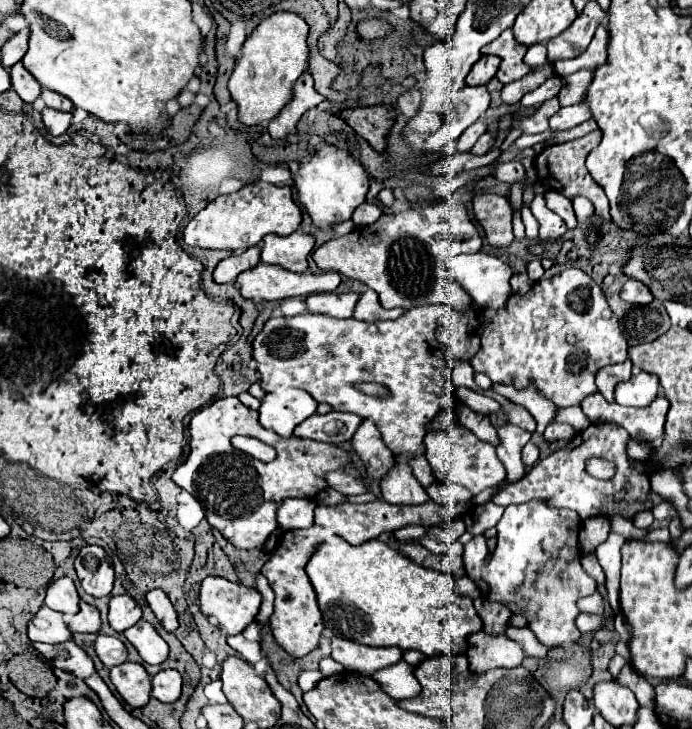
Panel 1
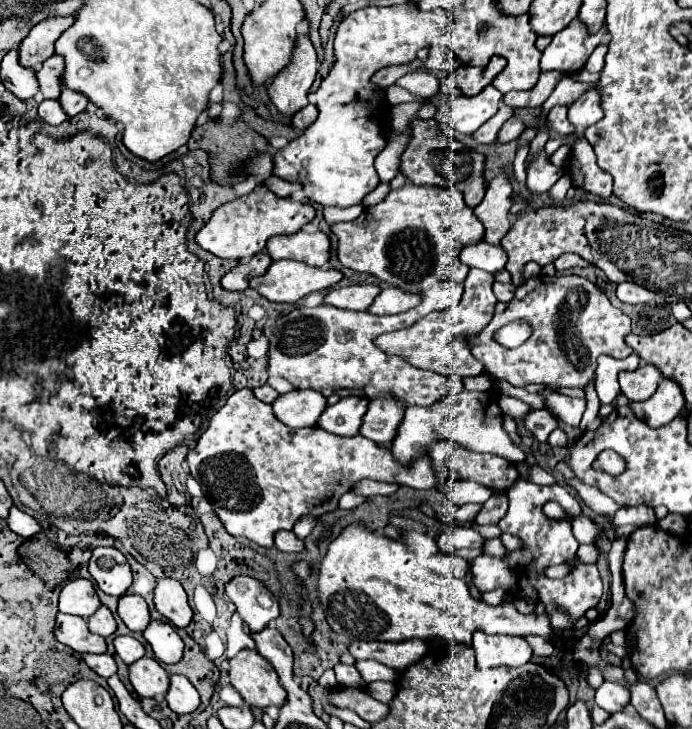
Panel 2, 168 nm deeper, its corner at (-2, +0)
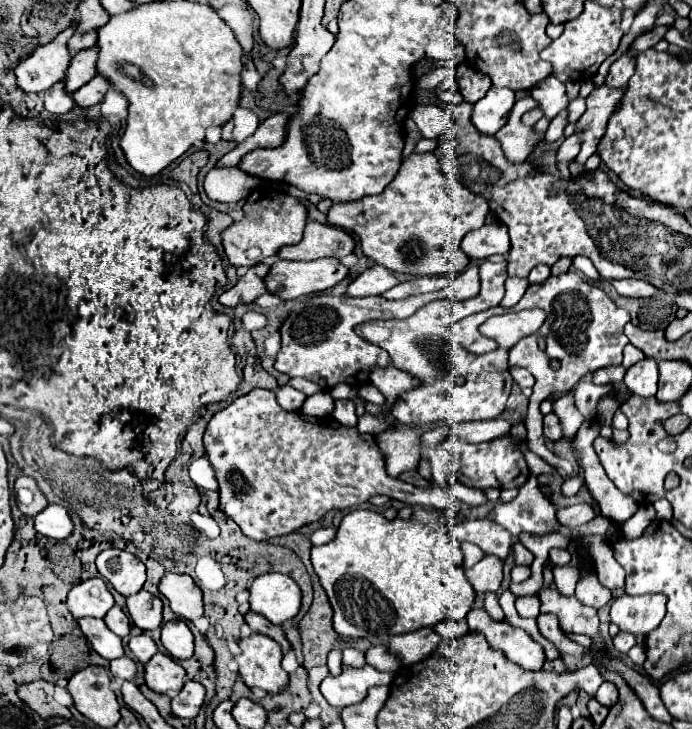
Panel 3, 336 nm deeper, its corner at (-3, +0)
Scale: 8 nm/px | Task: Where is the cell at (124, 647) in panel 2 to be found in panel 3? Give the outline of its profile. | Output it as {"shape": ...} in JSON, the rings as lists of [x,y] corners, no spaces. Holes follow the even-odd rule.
{"shape":[[[146,634],[136,636],[136,638],[130,638],[128,646],[130,646],[130,650],[136,654],[138,662],[148,662],[148,660],[158,652],[154,640],[152,640],[150,636],[146,636]]]}

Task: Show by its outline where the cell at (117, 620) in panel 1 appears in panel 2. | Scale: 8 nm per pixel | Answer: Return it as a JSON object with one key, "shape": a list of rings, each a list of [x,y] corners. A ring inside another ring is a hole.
{"shape":[[[129,594],[121,596],[117,614],[131,632],[143,632],[151,620],[147,602],[141,596],[129,596]]]}

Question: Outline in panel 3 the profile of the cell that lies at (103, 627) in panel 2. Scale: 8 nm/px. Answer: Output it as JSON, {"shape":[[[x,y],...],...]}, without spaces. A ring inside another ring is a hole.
{"shape":[[[118,604],[114,608],[110,608],[110,612],[106,614],[104,622],[120,638],[124,638],[124,636],[130,634],[130,620],[128,620],[128,616],[122,612],[122,608]]]}

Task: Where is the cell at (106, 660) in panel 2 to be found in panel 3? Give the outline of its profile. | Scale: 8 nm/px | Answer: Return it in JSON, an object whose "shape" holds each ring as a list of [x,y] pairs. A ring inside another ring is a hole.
{"shape":[[[122,656],[118,660],[112,660],[110,662],[110,672],[114,678],[120,678],[120,680],[134,680],[136,678],[136,662],[128,656]]]}

